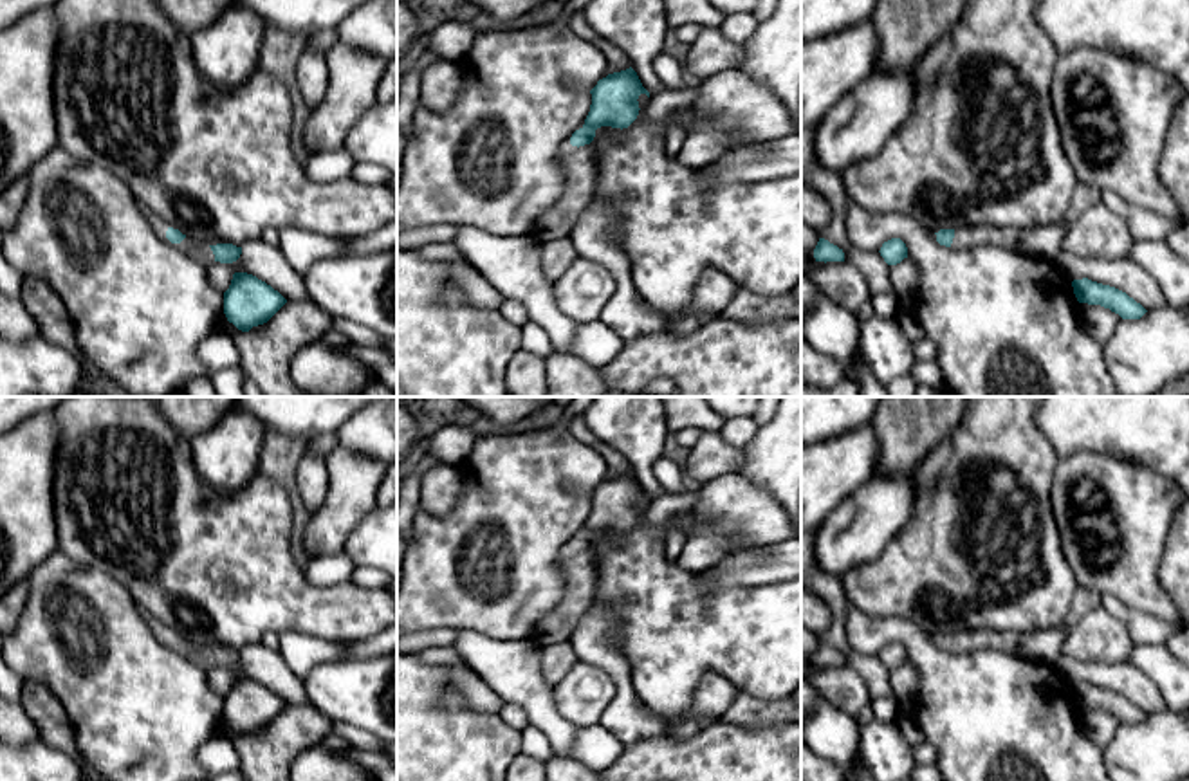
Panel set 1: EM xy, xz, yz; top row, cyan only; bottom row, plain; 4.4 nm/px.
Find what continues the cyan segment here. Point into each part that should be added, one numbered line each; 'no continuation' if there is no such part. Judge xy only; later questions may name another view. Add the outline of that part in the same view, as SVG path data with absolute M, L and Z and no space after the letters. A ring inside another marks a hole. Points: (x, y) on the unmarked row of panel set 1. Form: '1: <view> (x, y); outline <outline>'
1: xy (201, 655); outline M186 640L180 648L175 648L184 657L191 658L195 664L200 664L202 667L215 666L215 658L209 651L209 648L197 646L189 640Z

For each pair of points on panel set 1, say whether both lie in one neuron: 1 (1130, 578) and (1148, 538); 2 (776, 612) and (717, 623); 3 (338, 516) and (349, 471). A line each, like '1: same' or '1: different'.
1: same
2: same
3: same

